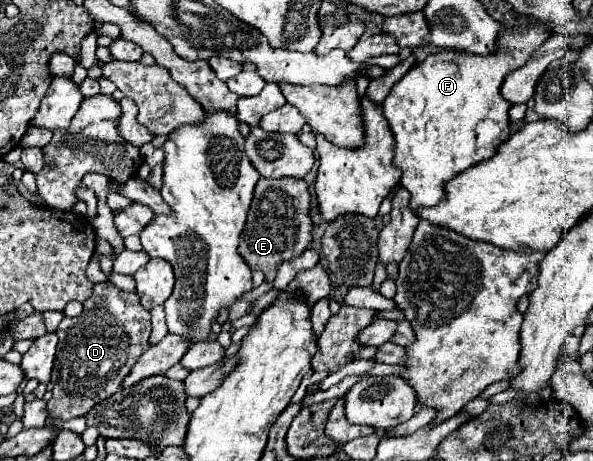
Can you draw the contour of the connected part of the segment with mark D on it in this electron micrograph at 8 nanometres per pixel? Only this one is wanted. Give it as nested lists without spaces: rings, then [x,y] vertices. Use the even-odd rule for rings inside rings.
[[[113,283],[105,285],[95,285],[93,287],[93,297],[89,297],[83,303],[85,311],[83,315],[77,317],[65,317],[59,327],[57,327],[57,357],[53,365],[53,391],[51,399],[47,401],[47,413],[49,417],[69,421],[73,417],[81,417],[93,409],[93,405],[105,401],[113,393],[121,391],[123,379],[129,375],[131,367],[137,363],[137,359],[151,347],[149,345],[149,333],[151,333],[151,313],[141,305],[137,293],[127,293],[117,289]]]

